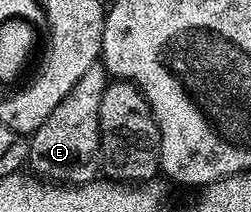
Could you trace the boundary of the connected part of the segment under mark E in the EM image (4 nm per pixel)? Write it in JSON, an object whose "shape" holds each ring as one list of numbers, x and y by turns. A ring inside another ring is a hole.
{"shape":[[83,72,83,77,75,84,75,88,63,96,59,108,55,108,55,112,51,112,51,116,47,116,47,120,43,120,40,128,28,139,27,166,38,179,53,184,82,186,84,182,92,182,98,177,102,169,100,104,110,82,110,75,89,78,88,72]]}

